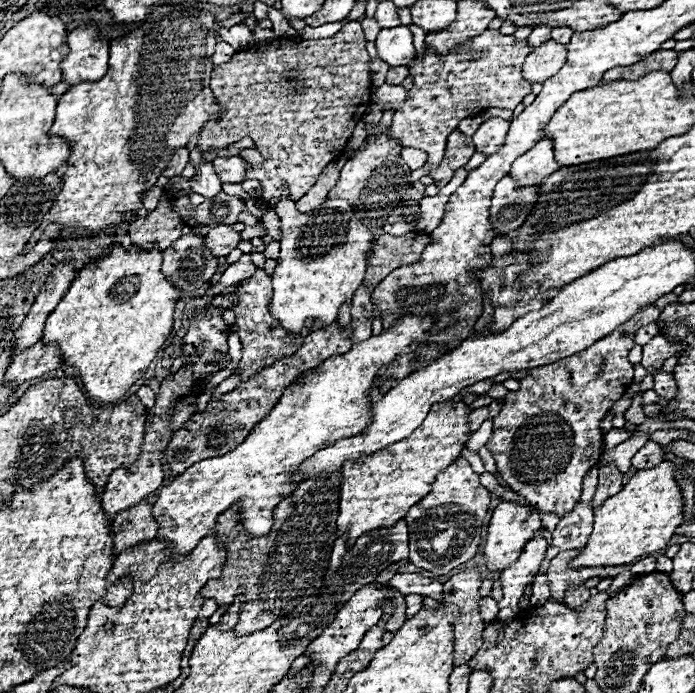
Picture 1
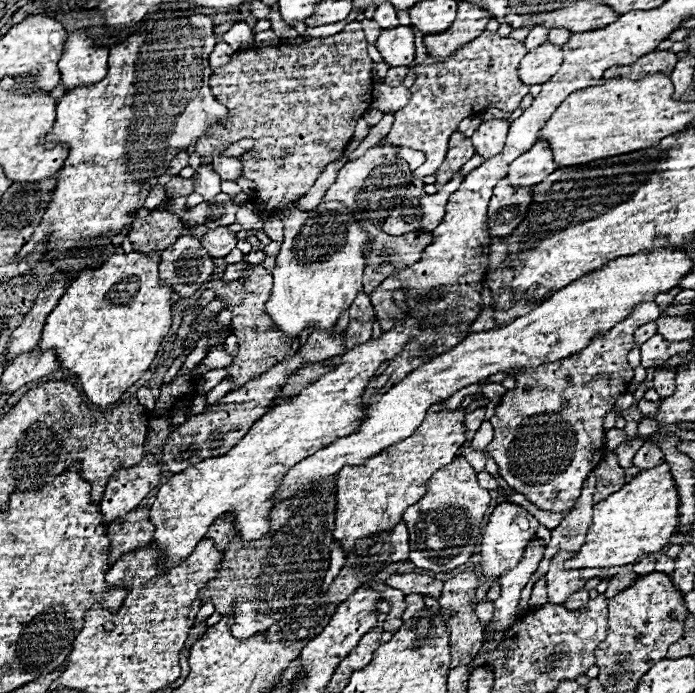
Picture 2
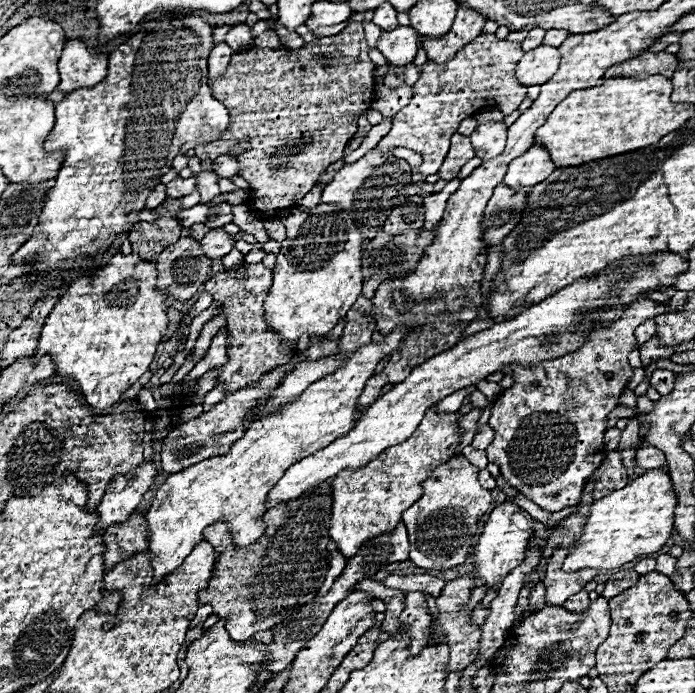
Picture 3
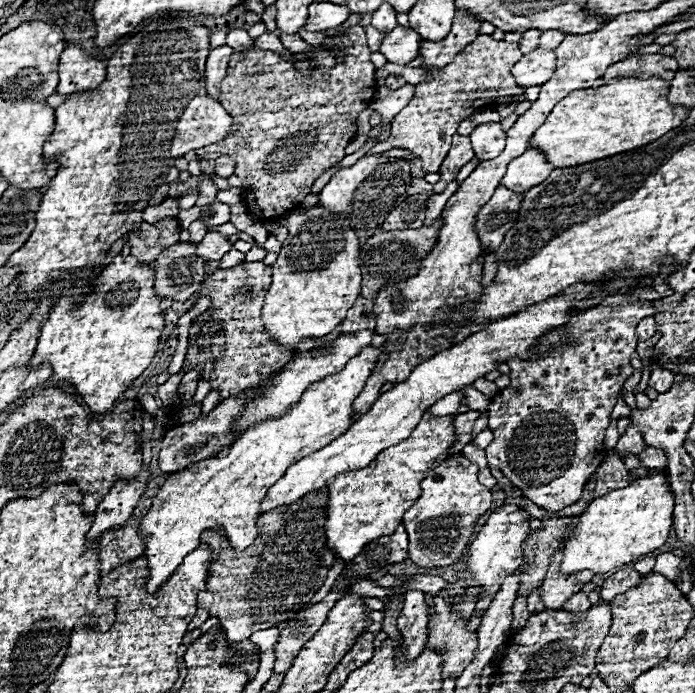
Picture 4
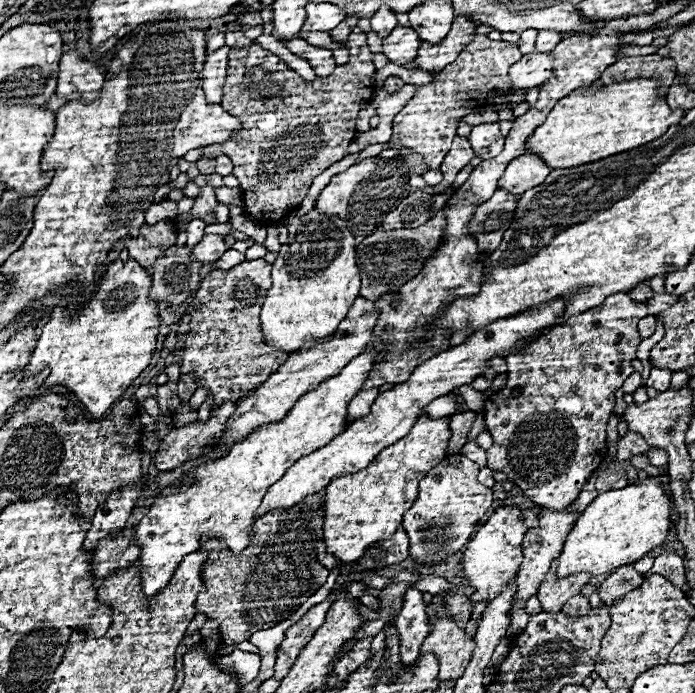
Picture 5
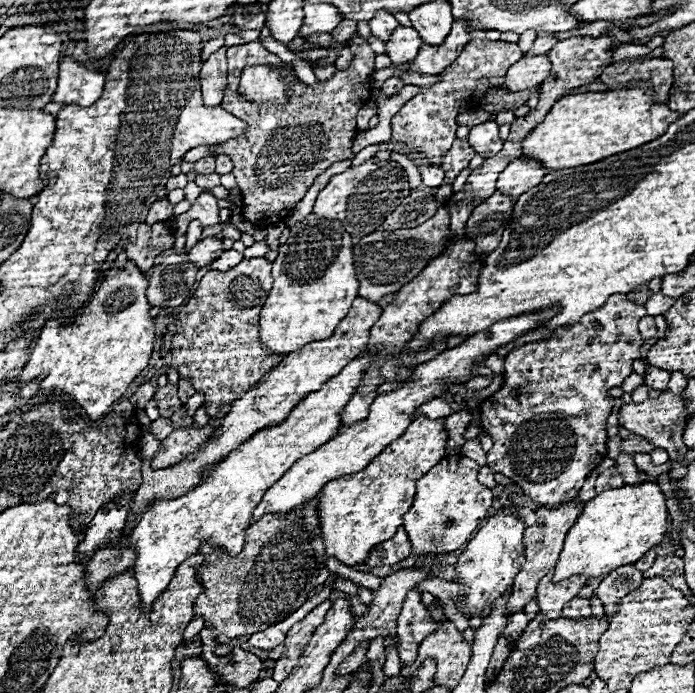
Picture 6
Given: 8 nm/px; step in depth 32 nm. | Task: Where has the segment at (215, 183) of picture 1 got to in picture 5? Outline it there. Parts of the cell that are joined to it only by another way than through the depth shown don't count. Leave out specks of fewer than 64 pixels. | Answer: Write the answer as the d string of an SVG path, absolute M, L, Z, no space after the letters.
M200 186L200 194L194 202L194 212L200 220L204 222L210 222L212 216L214 216L214 206L216 206L216 194L214 194L214 188L212 186Z

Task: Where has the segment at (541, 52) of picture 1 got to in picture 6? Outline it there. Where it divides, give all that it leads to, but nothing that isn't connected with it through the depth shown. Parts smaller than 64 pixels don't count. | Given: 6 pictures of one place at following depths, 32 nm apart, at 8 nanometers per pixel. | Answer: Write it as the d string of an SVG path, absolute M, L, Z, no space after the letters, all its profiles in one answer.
M526 54L508 70L506 84L510 92L518 92L540 86L542 80L546 80L546 76L550 76L550 58L546 54L538 56Z

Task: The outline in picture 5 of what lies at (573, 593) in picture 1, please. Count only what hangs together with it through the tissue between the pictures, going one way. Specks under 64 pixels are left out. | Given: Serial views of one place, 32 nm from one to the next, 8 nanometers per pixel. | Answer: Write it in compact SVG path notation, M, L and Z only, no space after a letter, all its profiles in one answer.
M576 594L574 598L570 598L564 606L562 606L562 612L570 614L570 616L584 616L590 612L590 602L586 596L582 594Z

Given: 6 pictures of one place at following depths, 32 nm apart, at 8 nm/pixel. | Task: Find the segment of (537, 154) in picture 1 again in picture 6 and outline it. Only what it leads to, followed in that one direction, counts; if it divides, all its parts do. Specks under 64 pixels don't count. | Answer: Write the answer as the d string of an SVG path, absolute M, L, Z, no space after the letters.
M520 156L512 160L506 170L498 178L498 190L506 196L520 196L522 192L528 192L536 184L542 184L542 178L546 176L546 168L538 164L538 160L530 160L526 156Z

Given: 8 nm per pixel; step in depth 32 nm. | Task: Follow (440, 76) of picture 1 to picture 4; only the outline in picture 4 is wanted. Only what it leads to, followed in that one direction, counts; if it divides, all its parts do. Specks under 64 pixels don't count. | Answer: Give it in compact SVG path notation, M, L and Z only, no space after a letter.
M480 34L444 68L424 68L426 82L414 86L414 98L402 112L394 116L388 140L378 142L374 148L378 148L378 152L390 148L408 148L422 158L424 174L438 172L442 160L446 158L446 152L450 150L452 136L464 118L474 114L478 108L492 104L492 100L498 106L502 118L510 116L516 110L526 88L518 88L514 84L510 68L514 68L520 58L520 44L494 40L490 34Z

